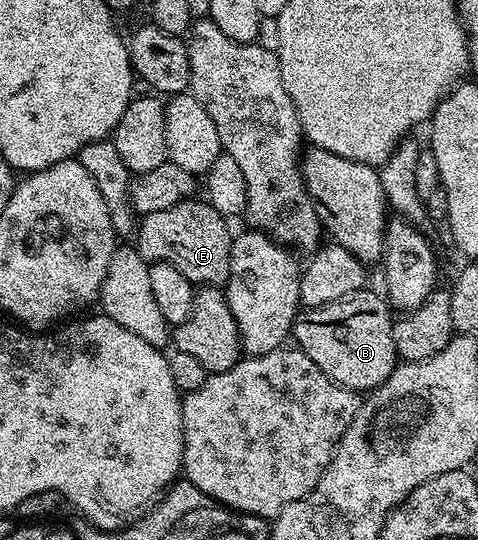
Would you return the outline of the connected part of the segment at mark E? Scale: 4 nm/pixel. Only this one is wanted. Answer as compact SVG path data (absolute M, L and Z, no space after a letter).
M191 199L176 203L176 207L167 207L165 211L152 211L145 214L136 225L136 248L138 254L144 258L147 263L163 261L172 263L180 275L184 275L195 286L217 285L225 286L228 275L230 274L230 242L232 240L232 229L229 229L227 218L220 215L210 206L209 201L205 199Z

